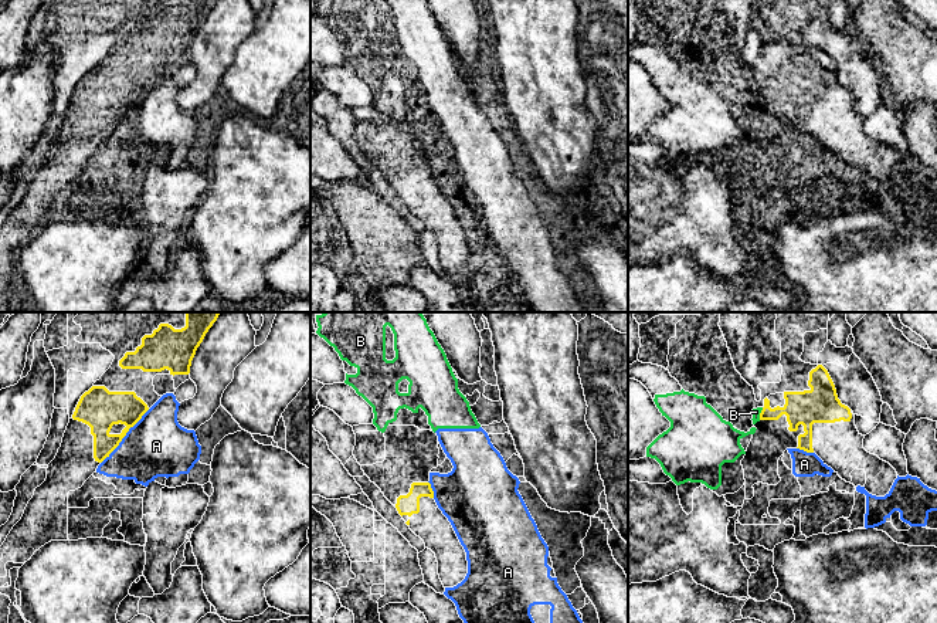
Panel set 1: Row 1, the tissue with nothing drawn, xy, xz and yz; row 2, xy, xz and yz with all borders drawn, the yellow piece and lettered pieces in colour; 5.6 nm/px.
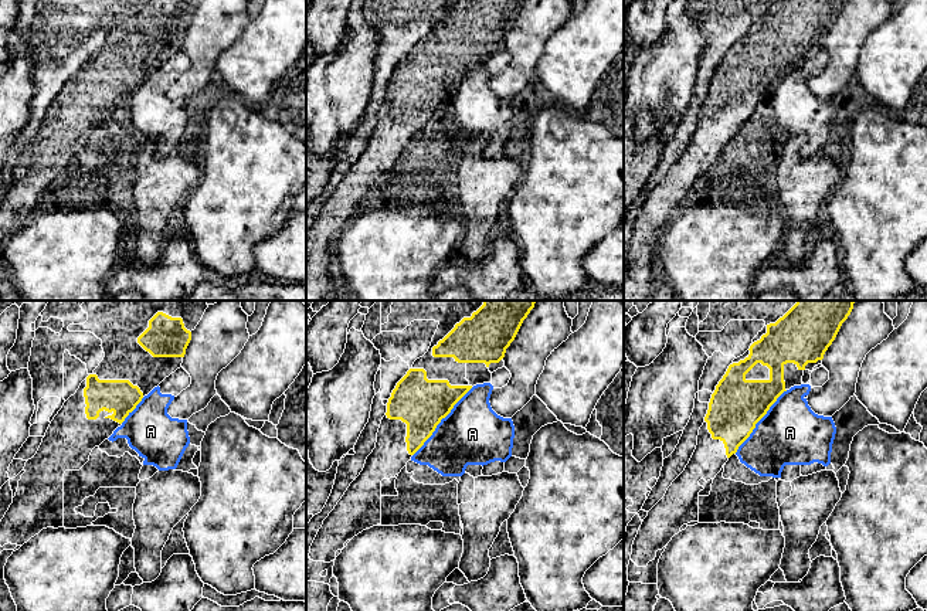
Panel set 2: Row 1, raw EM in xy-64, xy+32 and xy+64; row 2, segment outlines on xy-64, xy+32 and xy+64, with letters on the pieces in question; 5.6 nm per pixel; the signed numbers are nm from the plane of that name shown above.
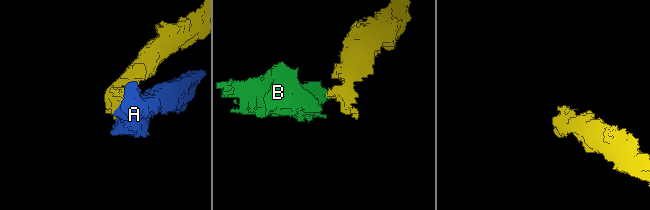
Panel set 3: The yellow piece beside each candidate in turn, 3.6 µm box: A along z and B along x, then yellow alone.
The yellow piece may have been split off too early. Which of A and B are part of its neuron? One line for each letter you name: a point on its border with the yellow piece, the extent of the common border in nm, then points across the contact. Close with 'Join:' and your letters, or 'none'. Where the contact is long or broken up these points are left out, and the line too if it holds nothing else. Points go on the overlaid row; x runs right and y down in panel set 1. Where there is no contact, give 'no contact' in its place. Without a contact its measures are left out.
Join: none

